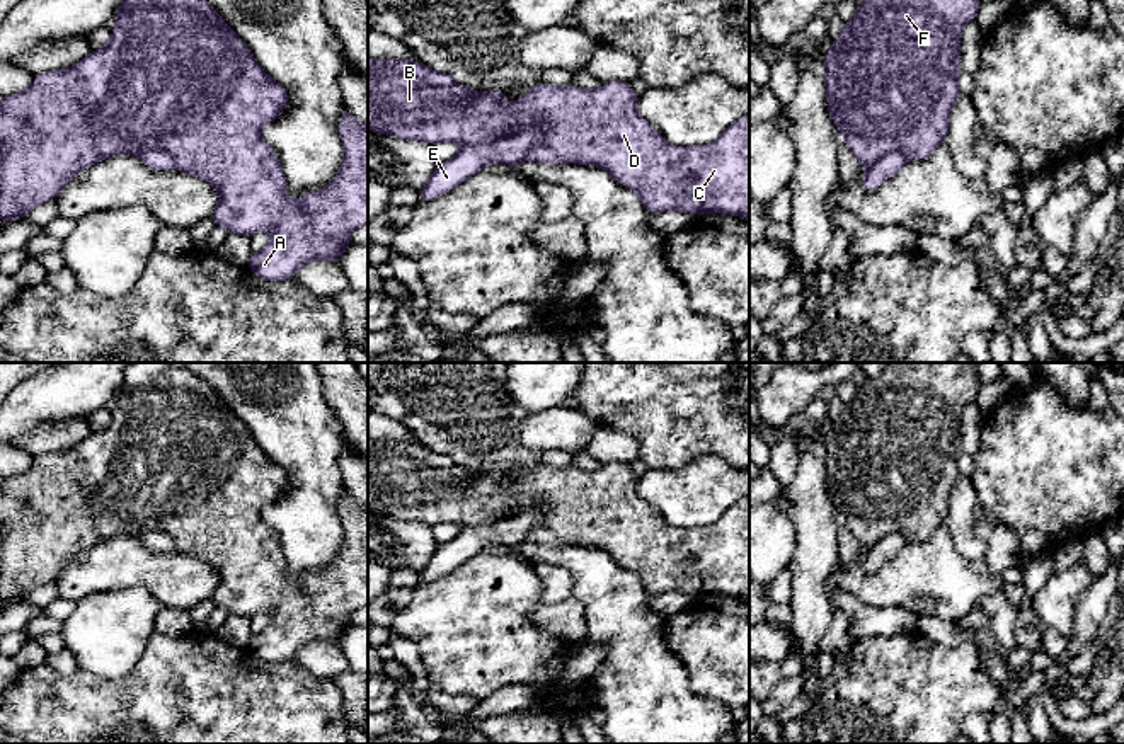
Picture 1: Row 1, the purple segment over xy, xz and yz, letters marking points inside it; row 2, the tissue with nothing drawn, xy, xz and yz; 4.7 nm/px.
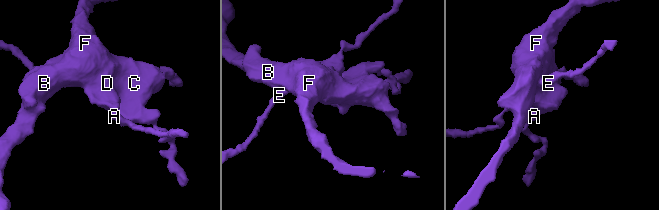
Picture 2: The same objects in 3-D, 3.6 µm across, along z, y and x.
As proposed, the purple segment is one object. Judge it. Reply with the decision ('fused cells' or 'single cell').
fused cells

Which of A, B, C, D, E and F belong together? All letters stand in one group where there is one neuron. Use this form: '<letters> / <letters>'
A B C D F / E

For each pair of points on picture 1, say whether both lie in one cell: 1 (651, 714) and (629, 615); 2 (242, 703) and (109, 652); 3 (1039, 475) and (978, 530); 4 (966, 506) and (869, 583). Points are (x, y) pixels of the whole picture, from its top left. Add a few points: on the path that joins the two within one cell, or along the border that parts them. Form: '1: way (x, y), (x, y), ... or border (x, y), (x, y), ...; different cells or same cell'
1: way (644, 690), (639, 681), (634, 639); same cell
2: border (154, 630), (126, 675), (97, 678); different cells
3: border (971, 484), (978, 509), (992, 526); different cells
4: border (946, 523), (954, 547), (968, 557); different cells

